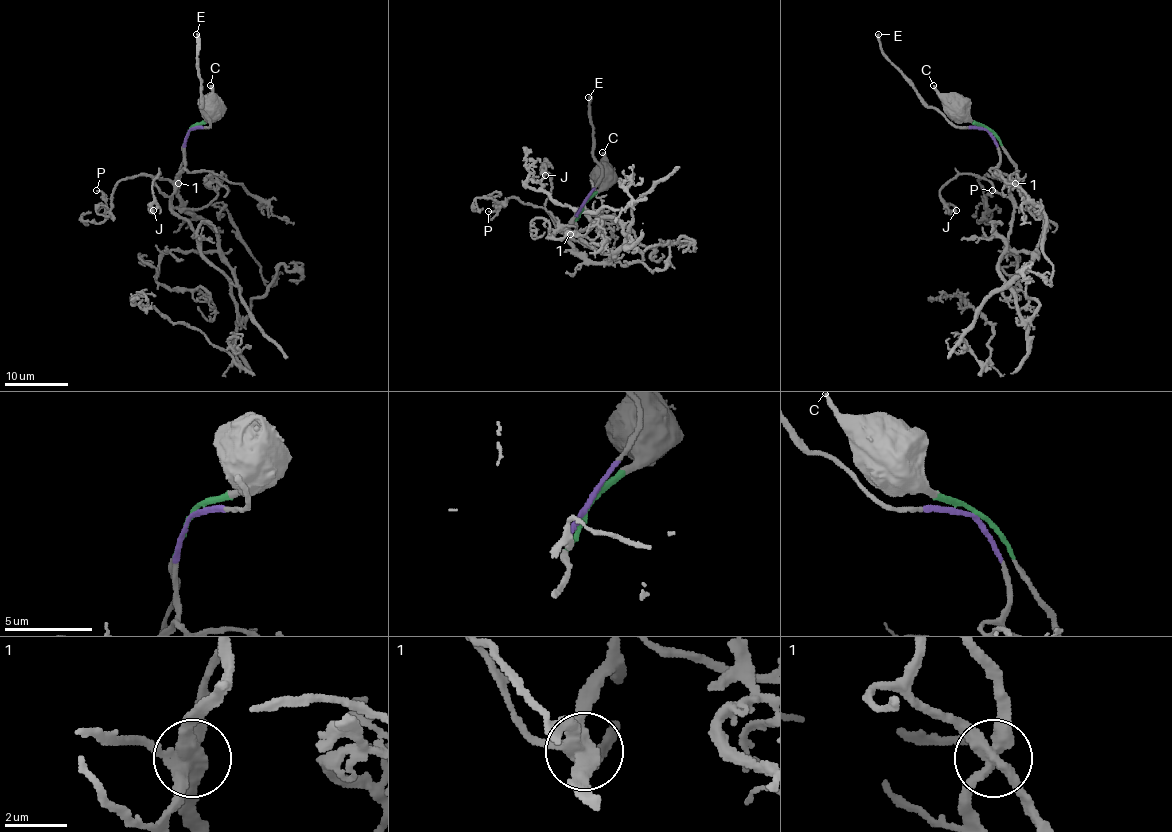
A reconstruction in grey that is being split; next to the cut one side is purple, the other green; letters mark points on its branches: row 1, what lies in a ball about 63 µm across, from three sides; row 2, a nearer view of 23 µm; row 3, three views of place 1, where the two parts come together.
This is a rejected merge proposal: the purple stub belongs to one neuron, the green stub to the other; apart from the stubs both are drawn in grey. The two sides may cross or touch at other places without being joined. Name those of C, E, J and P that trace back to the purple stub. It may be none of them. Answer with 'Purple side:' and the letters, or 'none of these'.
Purple side: E

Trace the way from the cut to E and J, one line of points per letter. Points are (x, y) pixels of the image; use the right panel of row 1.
E: (987, 129), (952, 125), (936, 109), (930, 108), (914, 84), (887, 57), (879, 41), (879, 33)
J: (989, 129), (1016, 168), (1016, 183), (1004, 197), (987, 179), (958, 173), (939, 192), (944, 208), (955, 210)

